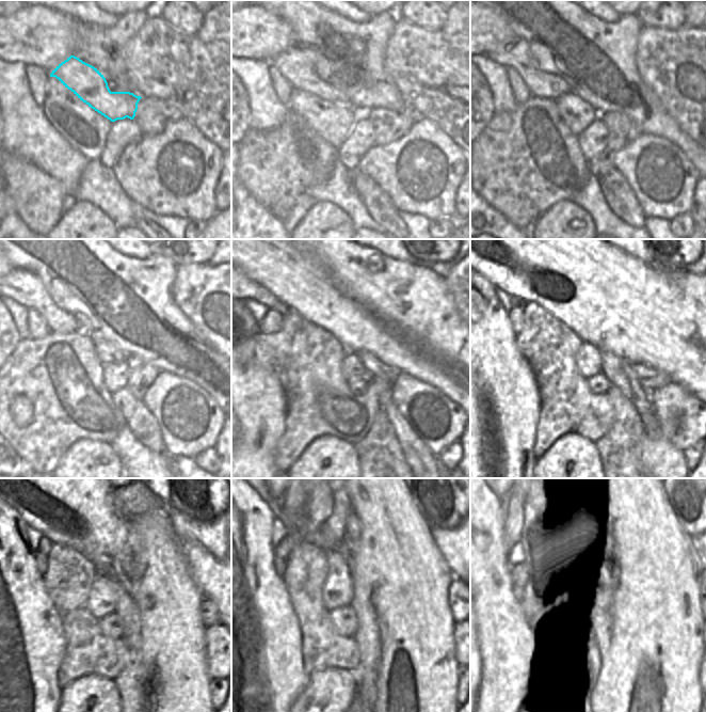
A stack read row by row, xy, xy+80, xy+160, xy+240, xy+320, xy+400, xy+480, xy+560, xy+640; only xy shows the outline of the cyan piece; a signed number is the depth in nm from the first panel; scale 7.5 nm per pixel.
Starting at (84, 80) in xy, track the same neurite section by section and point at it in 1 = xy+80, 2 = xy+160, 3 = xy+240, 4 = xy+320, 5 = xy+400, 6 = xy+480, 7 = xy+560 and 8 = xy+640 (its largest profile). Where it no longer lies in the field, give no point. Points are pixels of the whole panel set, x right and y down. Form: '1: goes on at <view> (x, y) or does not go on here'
1: goes on at xy+80 (295, 63)
2: goes on at xy+160 (515, 53)
3: goes on at xy+240 (25, 287)
4: goes on at xy+320 (253, 291)
5: does not go on here
6: does not go on here
7: does not go on here
8: does not go on here

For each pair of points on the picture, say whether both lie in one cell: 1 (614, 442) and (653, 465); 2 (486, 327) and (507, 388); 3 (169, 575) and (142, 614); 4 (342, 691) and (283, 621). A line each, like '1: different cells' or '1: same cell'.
1: same cell
2: same cell
3: same cell
4: different cells

